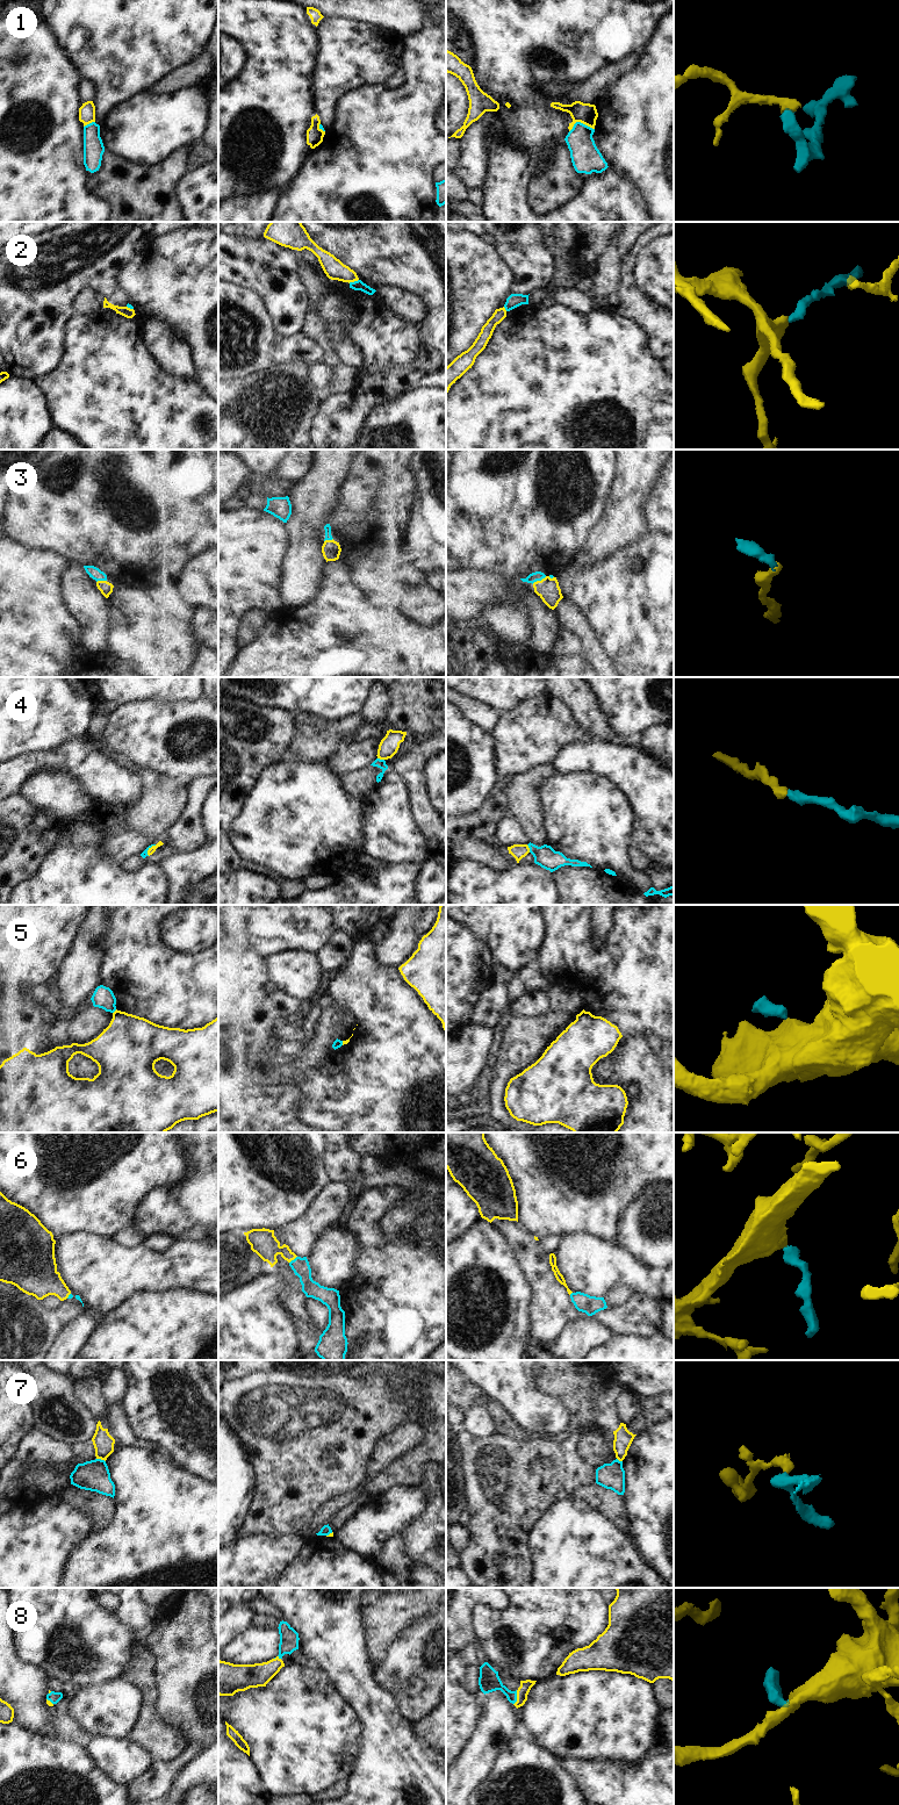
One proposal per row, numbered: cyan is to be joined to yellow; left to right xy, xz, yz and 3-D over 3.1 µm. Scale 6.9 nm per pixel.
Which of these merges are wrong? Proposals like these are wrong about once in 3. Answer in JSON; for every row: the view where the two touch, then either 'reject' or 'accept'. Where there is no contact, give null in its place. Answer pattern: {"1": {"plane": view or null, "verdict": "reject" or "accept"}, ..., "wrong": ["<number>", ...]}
{"1": {"plane": "yz", "verdict": "reject"}, "2": {"plane": "xz", "verdict": "reject"}, "3": {"plane": "yz", "verdict": "accept"}, "4": {"plane": "yz", "verdict": "accept"}, "5": {"plane": "xy", "verdict": "reject"}, "6": {"plane": "xz", "verdict": "accept"}, "7": {"plane": "xy", "verdict": "reject"}, "8": {"plane": "yz", "verdict": "accept"}, "wrong": ["1", "2", "5", "7"]}

